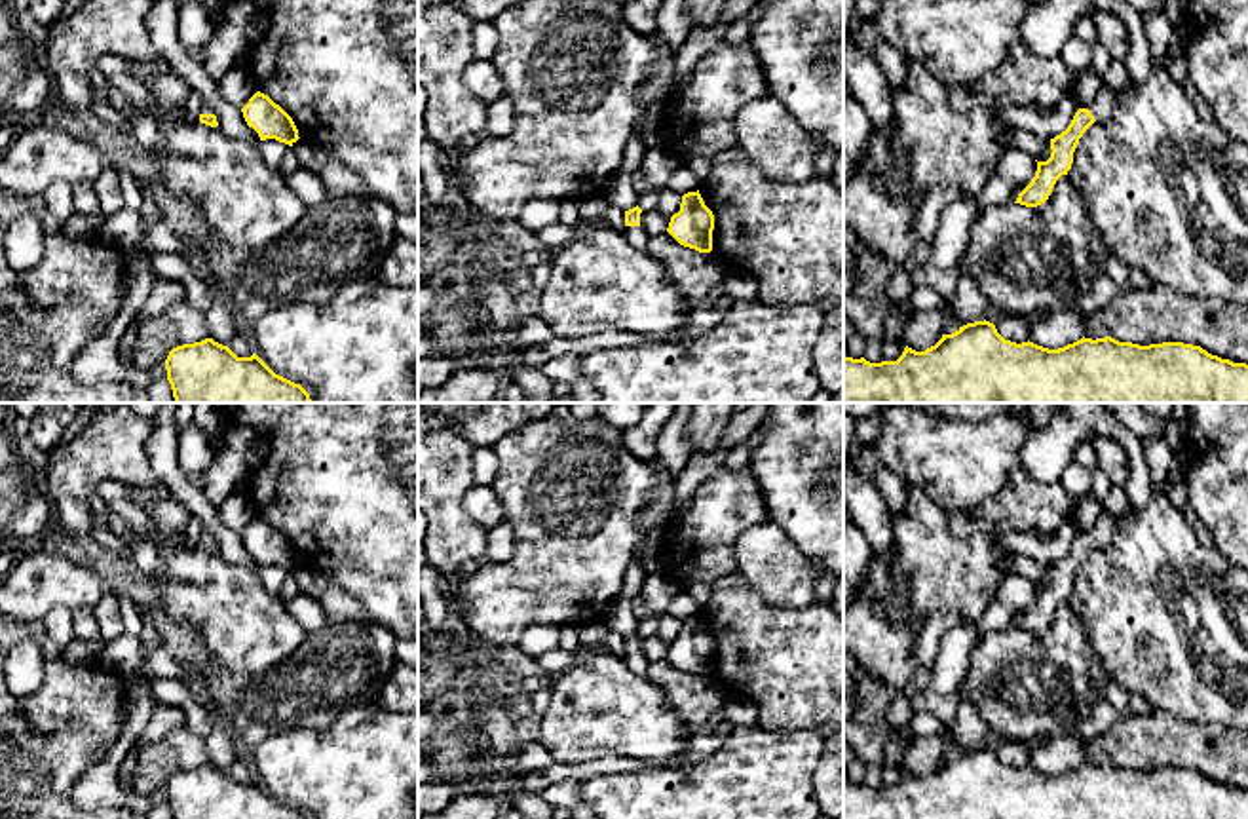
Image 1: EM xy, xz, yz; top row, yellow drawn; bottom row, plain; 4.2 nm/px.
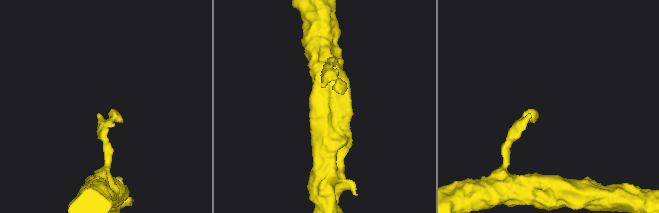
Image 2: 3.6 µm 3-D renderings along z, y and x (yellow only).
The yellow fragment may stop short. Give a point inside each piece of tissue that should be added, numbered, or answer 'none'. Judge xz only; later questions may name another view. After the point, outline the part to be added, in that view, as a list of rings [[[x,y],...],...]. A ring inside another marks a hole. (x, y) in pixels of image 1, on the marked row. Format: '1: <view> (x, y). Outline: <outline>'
1: xz (635, 234). Outline: [[[625,226],[625,236],[634,249],[646,251],[650,236],[642,230],[642,226]]]

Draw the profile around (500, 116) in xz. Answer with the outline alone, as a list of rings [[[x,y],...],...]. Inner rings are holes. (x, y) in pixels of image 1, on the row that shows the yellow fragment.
[[[507,97],[486,105],[486,125],[490,137],[509,137],[515,129],[515,110]]]

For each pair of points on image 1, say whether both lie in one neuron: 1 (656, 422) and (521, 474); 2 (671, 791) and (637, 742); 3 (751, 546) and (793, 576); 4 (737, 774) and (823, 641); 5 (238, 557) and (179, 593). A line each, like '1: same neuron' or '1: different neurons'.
1: different neurons
2: different neurons
3: same neuron
4: different neurons
5: different neurons

